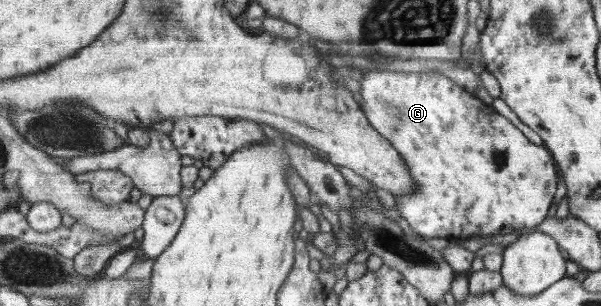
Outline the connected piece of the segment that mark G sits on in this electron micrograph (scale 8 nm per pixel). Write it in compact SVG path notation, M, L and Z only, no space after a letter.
M367 70L361 80L361 93L363 98L363 110L369 117L373 127L380 133L390 139L390 142L397 147L398 152L405 159L409 166L410 174L417 182L417 191L407 195L398 195L398 208L396 211L404 217L411 225L415 233L422 237L441 238L442 240L460 239L468 243L476 237L498 235L500 230L512 228L514 232L537 230L547 219L548 210L552 208L554 196L558 190L558 166L552 158L553 154L544 145L537 146L532 144L520 128L516 128L508 118L494 111L492 105L484 103L475 95L470 94L465 87L453 84L449 76L444 76L437 71L427 72L392 72L392 70Z

